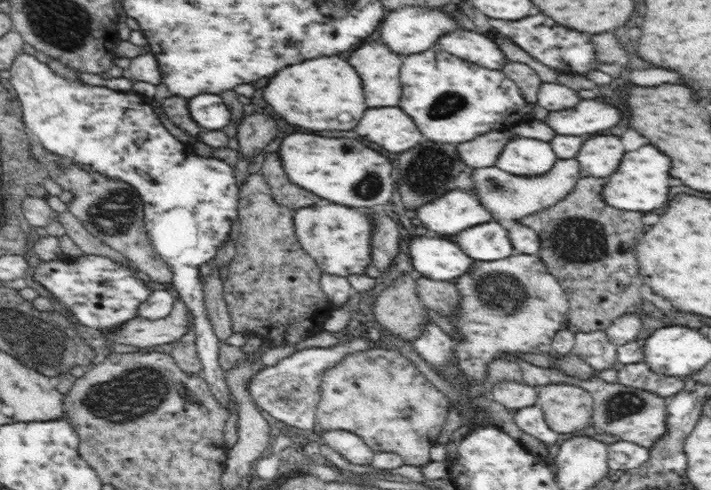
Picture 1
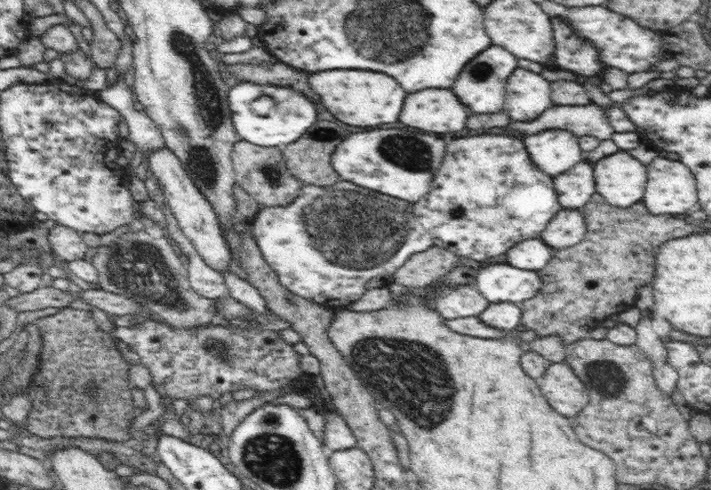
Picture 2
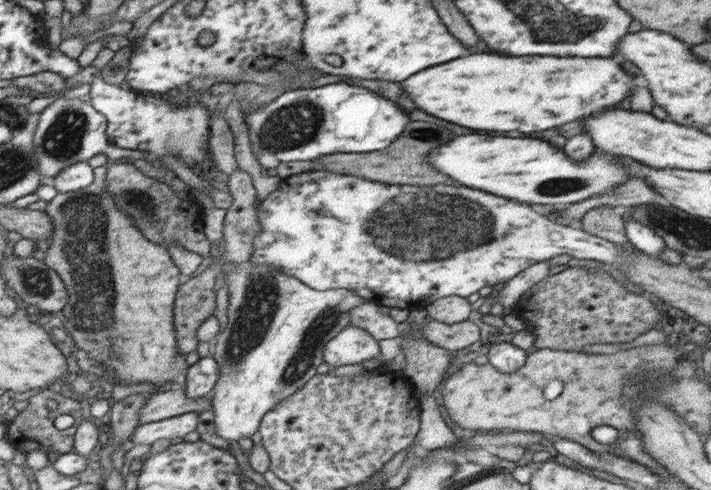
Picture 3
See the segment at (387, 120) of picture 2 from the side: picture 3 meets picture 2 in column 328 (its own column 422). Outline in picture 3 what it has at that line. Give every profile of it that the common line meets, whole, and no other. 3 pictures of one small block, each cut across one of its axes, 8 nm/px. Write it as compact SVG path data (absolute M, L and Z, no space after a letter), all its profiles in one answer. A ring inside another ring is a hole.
M472 54L442 66L432 66L430 70L422 70L420 74L406 78L402 88L422 112L464 128L494 132L538 132L574 122L580 116L604 110L608 104L610 108L616 106L624 100L624 96L628 98L631 95L634 78L628 76L612 58L518 58L498 54Z

